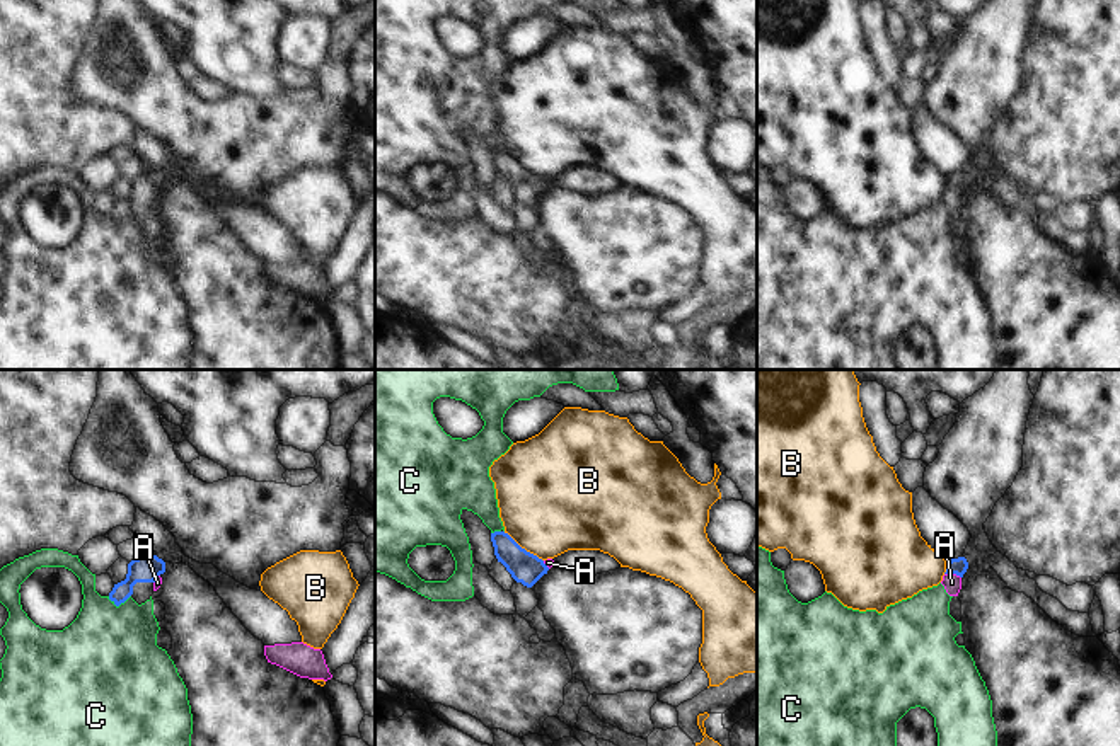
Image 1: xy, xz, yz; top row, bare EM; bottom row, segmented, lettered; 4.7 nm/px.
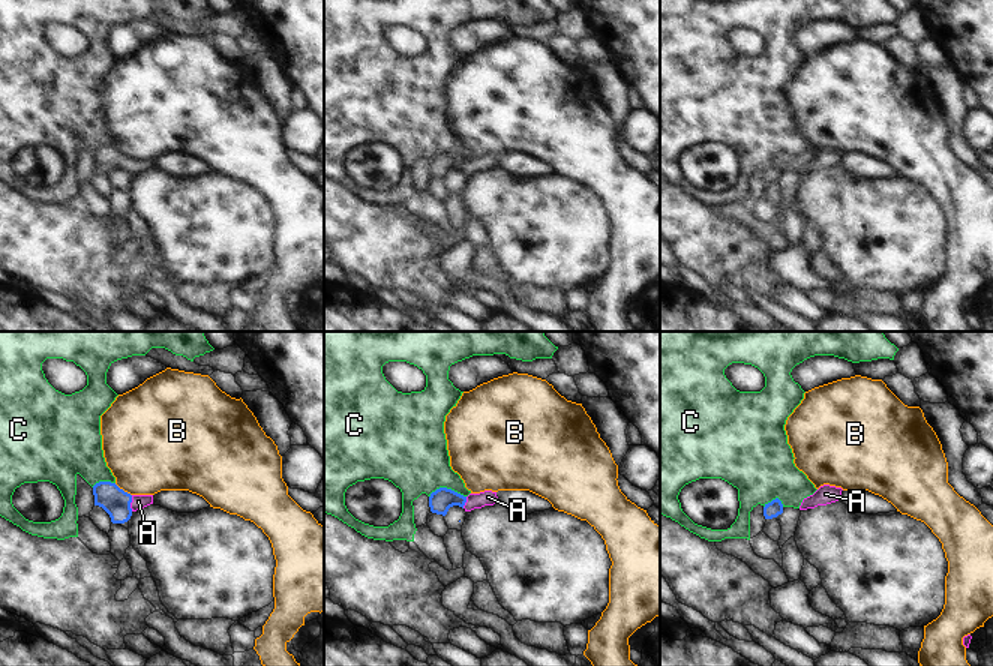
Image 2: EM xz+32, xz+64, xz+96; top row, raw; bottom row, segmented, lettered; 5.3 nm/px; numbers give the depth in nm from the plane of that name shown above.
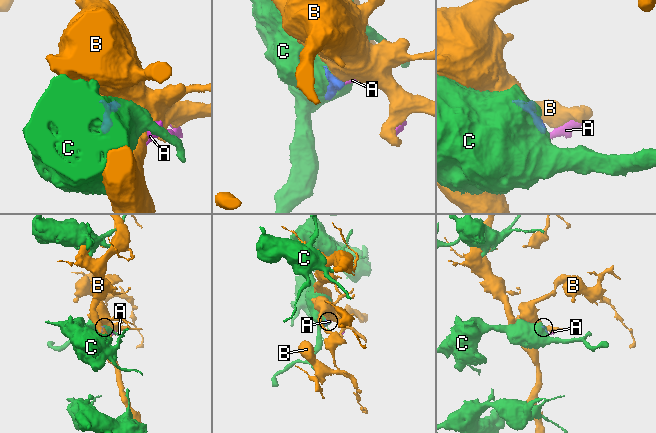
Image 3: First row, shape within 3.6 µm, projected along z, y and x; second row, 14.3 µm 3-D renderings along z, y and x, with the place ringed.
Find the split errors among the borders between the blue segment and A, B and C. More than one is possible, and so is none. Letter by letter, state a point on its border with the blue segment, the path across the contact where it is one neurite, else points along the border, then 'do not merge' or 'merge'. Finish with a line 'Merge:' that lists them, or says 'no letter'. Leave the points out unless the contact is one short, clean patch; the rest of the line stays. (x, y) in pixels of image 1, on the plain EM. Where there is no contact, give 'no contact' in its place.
A: contact yz (953, 191); way yz (958, 184), (953, 191), (952, 201); merge
B: contact xz (524, 167); border xz (503, 150), (542, 179); do not merge
C: contact xy (118, 223); do not merge
Merge: A

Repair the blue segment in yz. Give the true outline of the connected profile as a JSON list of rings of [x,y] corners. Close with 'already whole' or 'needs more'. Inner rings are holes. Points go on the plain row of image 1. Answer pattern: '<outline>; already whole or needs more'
[[[965,175],[951,177],[946,181],[946,191],[943,194],[941,203],[944,204],[950,215],[958,215],[961,208],[961,196],[968,187],[968,181]]]; needs more

